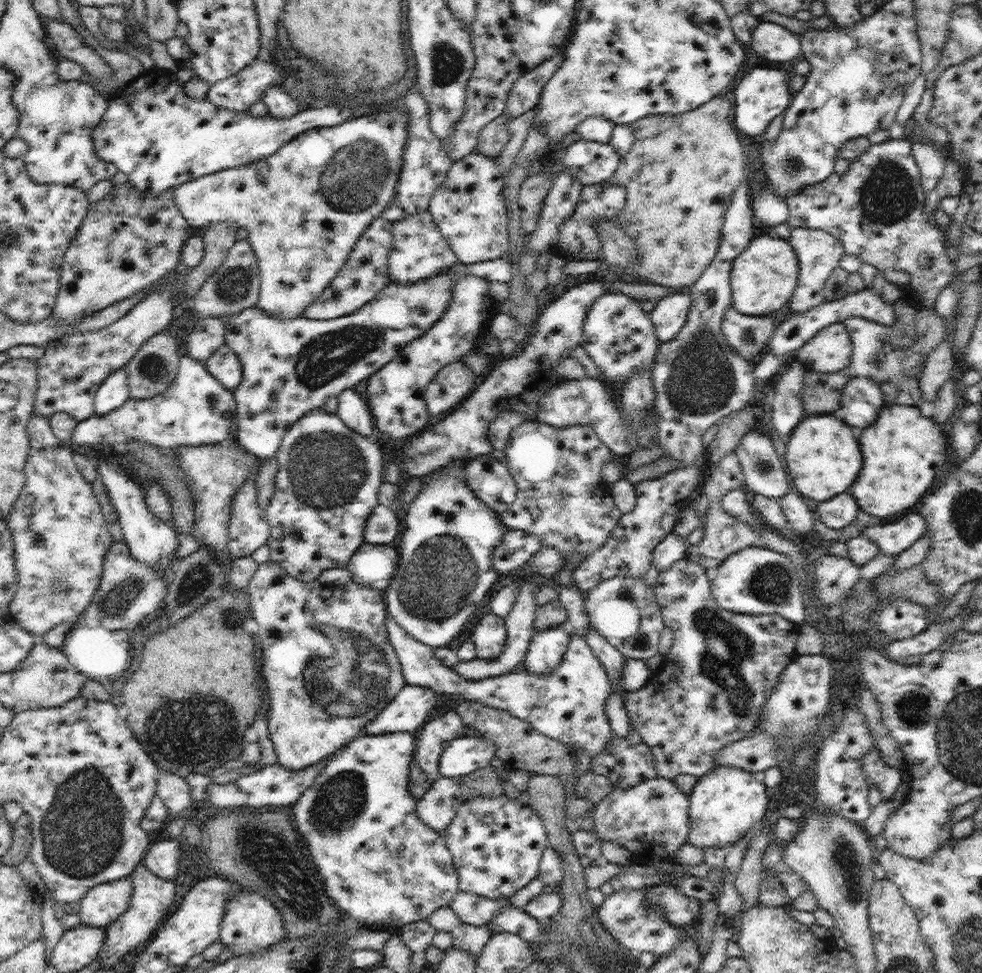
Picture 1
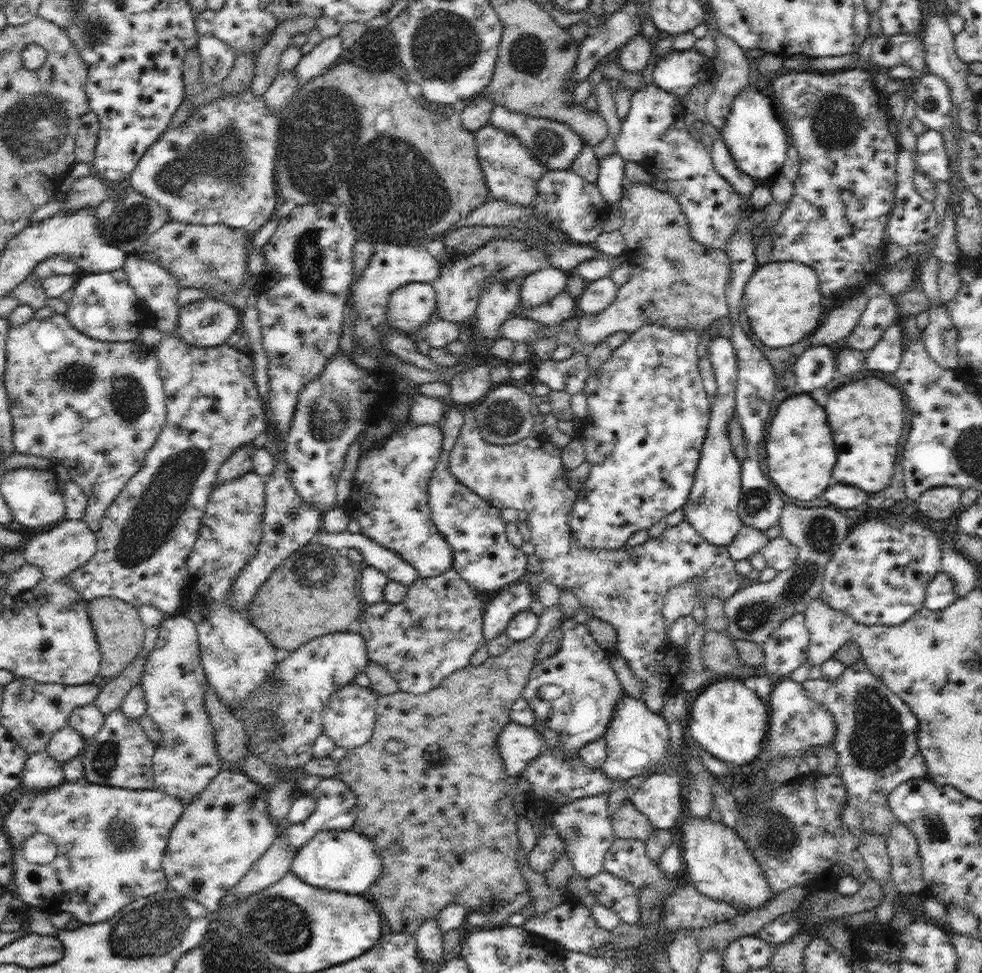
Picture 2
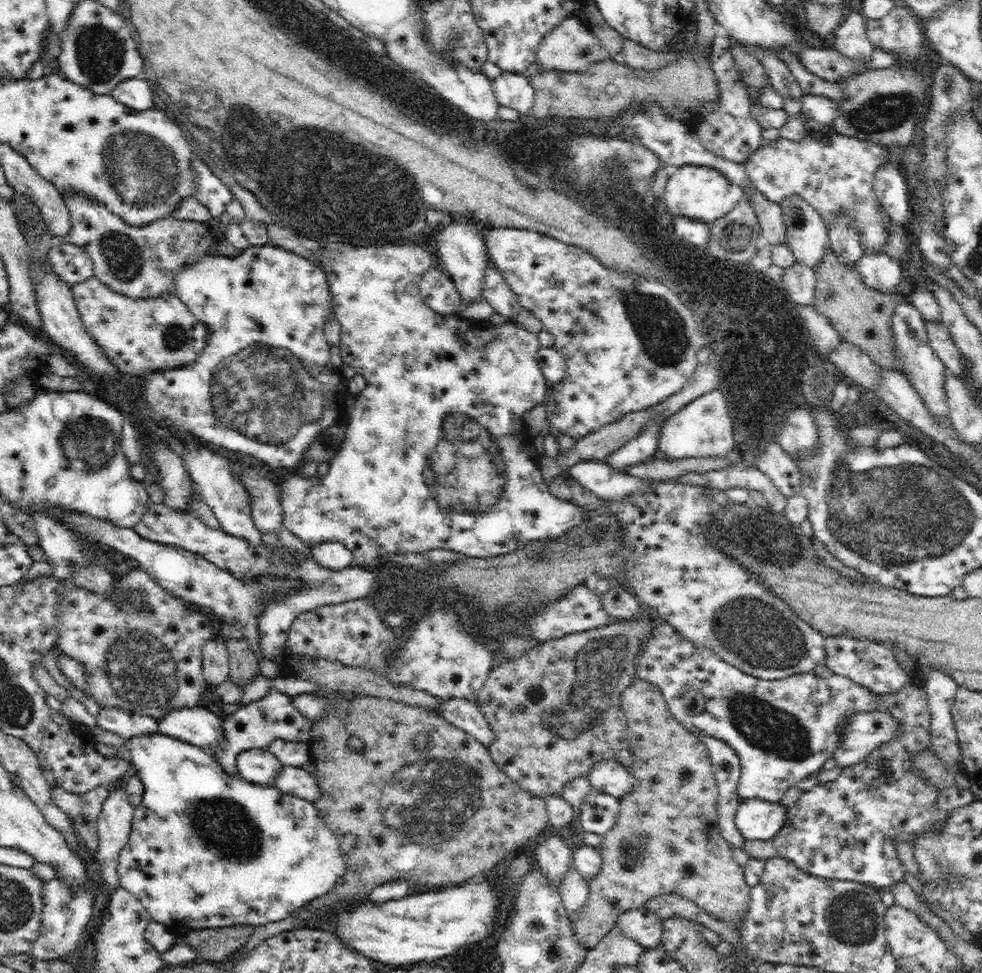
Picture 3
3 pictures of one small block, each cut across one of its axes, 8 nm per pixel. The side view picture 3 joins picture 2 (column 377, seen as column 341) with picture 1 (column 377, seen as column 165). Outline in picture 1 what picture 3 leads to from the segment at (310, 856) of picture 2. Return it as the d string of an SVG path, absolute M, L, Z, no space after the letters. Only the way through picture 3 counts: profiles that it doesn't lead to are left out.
M394 732L383 735L360 734L346 745L342 753L335 754L333 760L329 760L327 768L320 772L320 776L314 780L314 784L302 793L293 806L289 807L293 824L306 845L306 852L314 859L316 869L326 882L328 895L344 914L356 919L362 926L382 927L382 929L394 928L396 932L400 932L404 925L417 920L427 920L428 915L436 909L450 905L454 901L455 894L460 890L458 870L452 862L452 854L446 846L446 838L442 832L438 833L432 830L430 826L418 818L417 799L408 790L409 769L414 761L416 746L416 734L411 732Z

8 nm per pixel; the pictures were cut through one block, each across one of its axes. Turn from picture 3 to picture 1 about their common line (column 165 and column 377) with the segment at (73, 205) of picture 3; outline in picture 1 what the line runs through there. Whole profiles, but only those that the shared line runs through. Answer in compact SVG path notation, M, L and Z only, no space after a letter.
M382 216L376 218L362 233L352 249L346 264L339 270L333 282L320 296L304 309L303 316L312 320L332 320L357 312L366 302L390 283L388 275L388 254L392 250L393 224Z

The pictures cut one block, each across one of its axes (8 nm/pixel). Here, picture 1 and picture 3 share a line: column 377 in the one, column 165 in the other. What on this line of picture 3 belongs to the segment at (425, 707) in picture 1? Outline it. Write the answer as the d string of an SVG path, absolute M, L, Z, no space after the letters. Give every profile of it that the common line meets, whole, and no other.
M200 705L172 710L157 720L158 730L163 735L189 742L210 752L226 740L223 719Z

